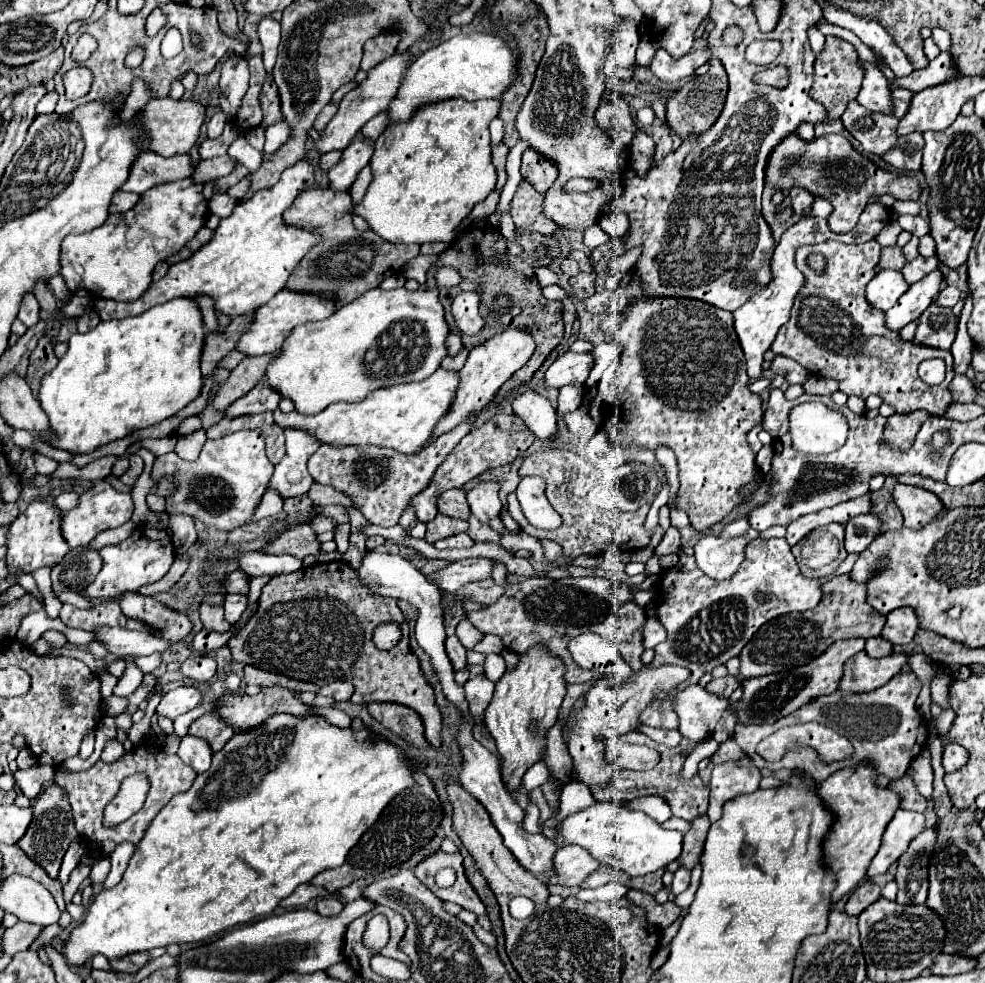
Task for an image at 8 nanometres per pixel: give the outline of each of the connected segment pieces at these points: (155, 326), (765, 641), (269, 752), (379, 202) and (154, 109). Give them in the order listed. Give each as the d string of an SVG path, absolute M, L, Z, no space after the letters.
M174 298L140 316L100 322L86 334L72 334L66 354L60 358L58 366L42 378L40 384L38 400L50 418L50 430L40 438L52 448L60 448L70 454L90 454L108 442L132 434L134 430L154 426L174 416L174 412L182 410L200 394L202 374L198 362L204 334L202 312L196 300L188 298Z
M836 576L822 586L823 598L812 610L790 612L778 616L754 634L754 638L740 652L740 676L754 678L774 672L786 672L790 668L808 664L820 656L832 642L844 638L874 638L882 632L886 618L882 618L866 602L866 586L852 582L850 576Z
M276 714L276 716L268 718L264 726L258 726L252 732L234 734L234 738L224 746L224 750L214 754L212 766L204 774L196 776L192 788L180 796L174 796L166 804L166 808L162 808L162 812L154 818L146 836L136 846L136 852L132 854L122 880L114 888L104 888L100 894L96 894L92 898L84 920L78 926L74 926L68 942L64 944L64 956L66 956L68 964L86 966L86 962L92 960L96 954L104 954L108 960L114 960L114 958L124 958L132 952L152 950L156 946L192 944L192 942L206 940L206 938L220 934L224 930L230 930L238 924L246 924L260 916L270 916L274 912L274 908L280 904L280 900L288 898L296 890L296 886L310 882L318 872L322 872L326 868L336 868L338 864L342 864L346 860L346 854L350 852L350 848L360 840L362 832L366 832L378 820L378 816L386 808L386 804L398 792L412 786L412 772L416 772L416 764L412 762L412 766L408 768L404 762L406 756L396 744L392 744L388 740L372 742L370 740L372 734L374 732L370 732L370 730L360 730L360 732L354 732L352 728L342 730L318 716L298 720L290 714Z
M462 98L444 100L422 106L410 122L386 128L376 140L374 154L370 160L372 182L360 204L352 206L352 214L362 216L370 228L392 244L426 244L454 240L458 226L482 202L496 186L496 170L490 156L490 132L488 124L498 114L500 102L476 100L466 102Z
M150 100L142 108L142 120L146 120L146 134L148 134L148 152L160 156L174 156L174 154L188 154L190 148L196 144L200 126L204 124L204 106L194 100Z

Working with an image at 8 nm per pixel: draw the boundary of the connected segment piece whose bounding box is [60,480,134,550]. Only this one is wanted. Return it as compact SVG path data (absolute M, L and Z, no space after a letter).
M99 480L95 486L80 496L78 504L72 510L60 512L62 538L66 538L70 550L74 550L78 546L86 546L92 538L96 538L96 534L100 534L104 530L118 528L124 522L128 522L132 516L132 510L134 510L134 500L130 494L118 492L105 480Z

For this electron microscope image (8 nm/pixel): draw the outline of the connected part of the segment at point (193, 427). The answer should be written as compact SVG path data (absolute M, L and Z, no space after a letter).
M190 416L190 418L182 420L182 424L174 430L174 434L182 434L182 436L186 436L186 434L192 434L192 432L196 432L196 430L200 430L200 428L202 428L200 418L198 418L198 416Z

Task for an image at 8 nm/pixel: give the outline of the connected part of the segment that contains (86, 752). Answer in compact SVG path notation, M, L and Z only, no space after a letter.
M96 728L90 730L84 738L82 738L82 748L80 748L80 758L88 758L94 752L94 738L96 738Z

